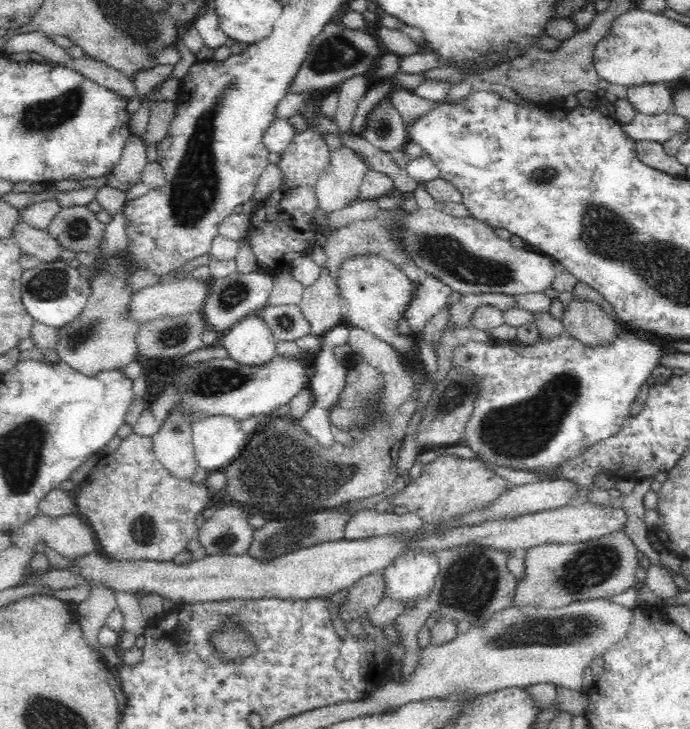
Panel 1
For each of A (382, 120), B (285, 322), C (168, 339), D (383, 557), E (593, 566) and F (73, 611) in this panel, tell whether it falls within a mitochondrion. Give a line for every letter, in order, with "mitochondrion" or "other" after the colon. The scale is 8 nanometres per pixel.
A: mitochondrion
B: mitochondrion
C: mitochondrion
D: other
E: mitochondrion
F: other

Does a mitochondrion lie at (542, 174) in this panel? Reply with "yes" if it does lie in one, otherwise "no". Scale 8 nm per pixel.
yes

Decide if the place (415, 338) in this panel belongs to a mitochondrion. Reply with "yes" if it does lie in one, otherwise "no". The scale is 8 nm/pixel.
no

